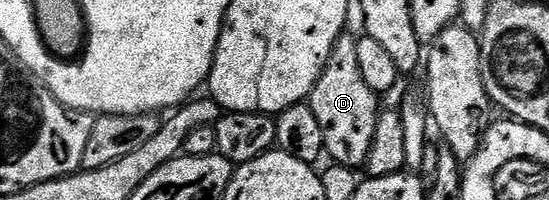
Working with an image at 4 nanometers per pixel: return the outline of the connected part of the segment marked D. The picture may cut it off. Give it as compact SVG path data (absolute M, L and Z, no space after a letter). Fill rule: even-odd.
M341 34L334 44L330 60L312 89L310 105L314 116L318 116L318 124L322 128L322 140L327 157L332 157L331 161L337 166L360 168L367 163L370 144L374 144L374 128L378 128L382 105L380 106L381 99L370 88L370 84L362 80L362 72L358 65L358 41L355 37L351 38L350 34Z

